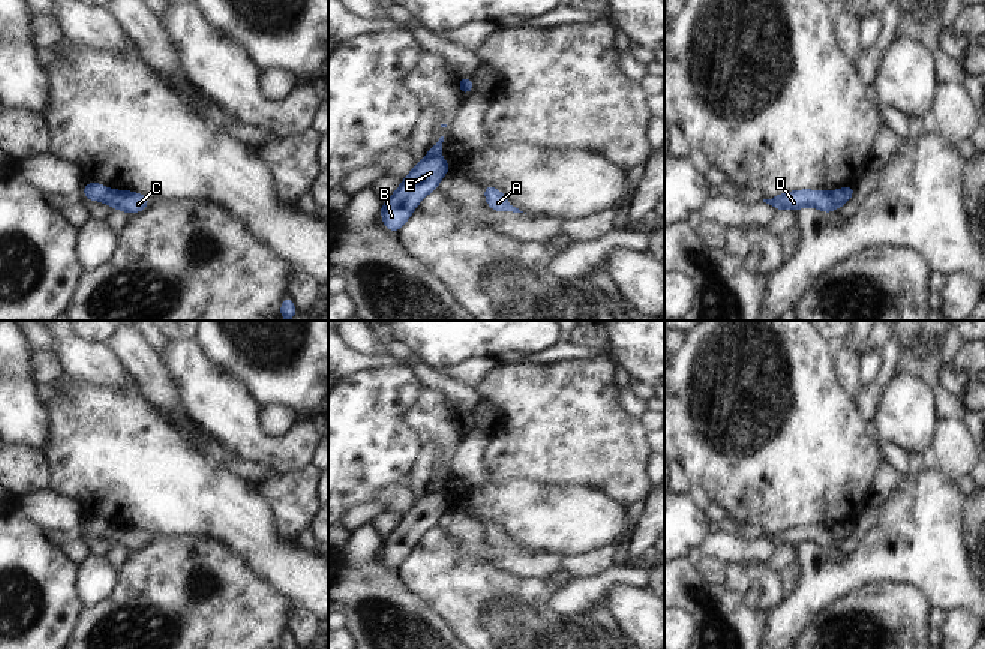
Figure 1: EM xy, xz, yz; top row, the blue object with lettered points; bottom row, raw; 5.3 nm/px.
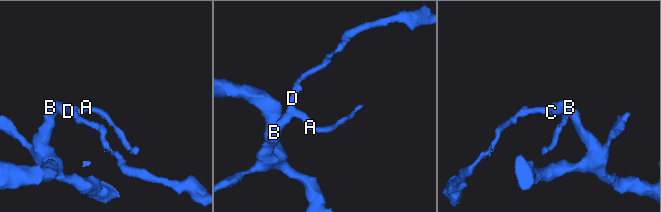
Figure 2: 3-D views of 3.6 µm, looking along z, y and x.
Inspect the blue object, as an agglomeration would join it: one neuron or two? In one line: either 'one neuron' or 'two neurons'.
two neurons

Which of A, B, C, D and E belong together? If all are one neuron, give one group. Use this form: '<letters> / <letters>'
A C D / B E

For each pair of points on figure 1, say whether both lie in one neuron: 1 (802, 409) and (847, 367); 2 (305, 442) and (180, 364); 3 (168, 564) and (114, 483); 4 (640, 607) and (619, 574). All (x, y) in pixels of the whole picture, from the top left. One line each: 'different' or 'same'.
1: different
2: same
3: different
4: different

